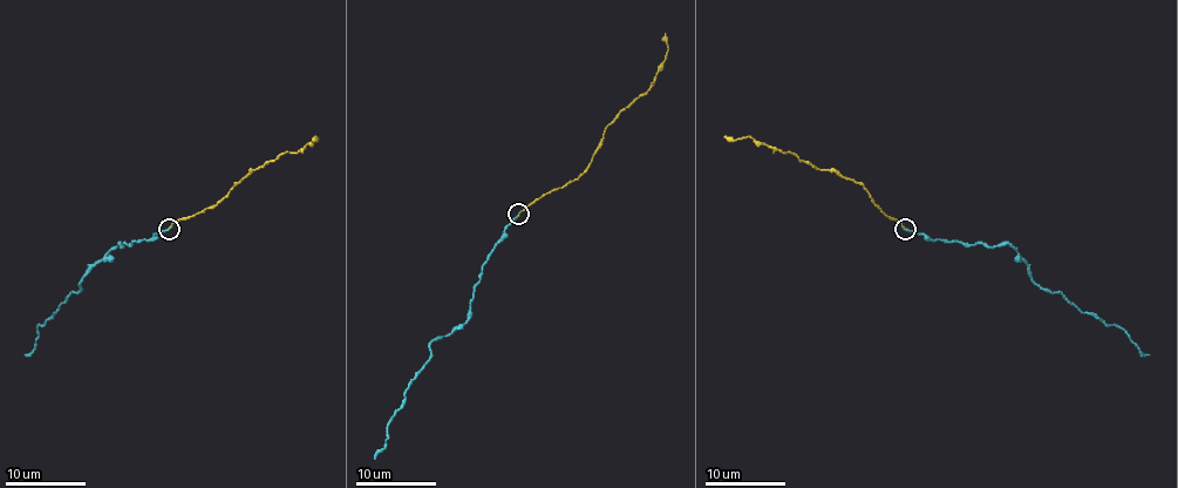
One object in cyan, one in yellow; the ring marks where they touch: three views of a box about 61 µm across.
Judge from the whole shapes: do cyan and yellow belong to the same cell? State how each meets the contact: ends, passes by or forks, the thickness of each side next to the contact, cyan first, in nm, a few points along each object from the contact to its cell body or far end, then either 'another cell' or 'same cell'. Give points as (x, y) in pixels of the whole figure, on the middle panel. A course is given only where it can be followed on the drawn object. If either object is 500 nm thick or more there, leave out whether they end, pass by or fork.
cyan ends; yellow ends; calibres 200 and 40 nm; course cyan (519, 215), (483, 266), (469, 317), (429, 345), (431, 357), (404, 393), (375, 459); course yellow (519, 215), (587, 168), (604, 130), (649, 88), (666, 58), (666, 34); another cell

